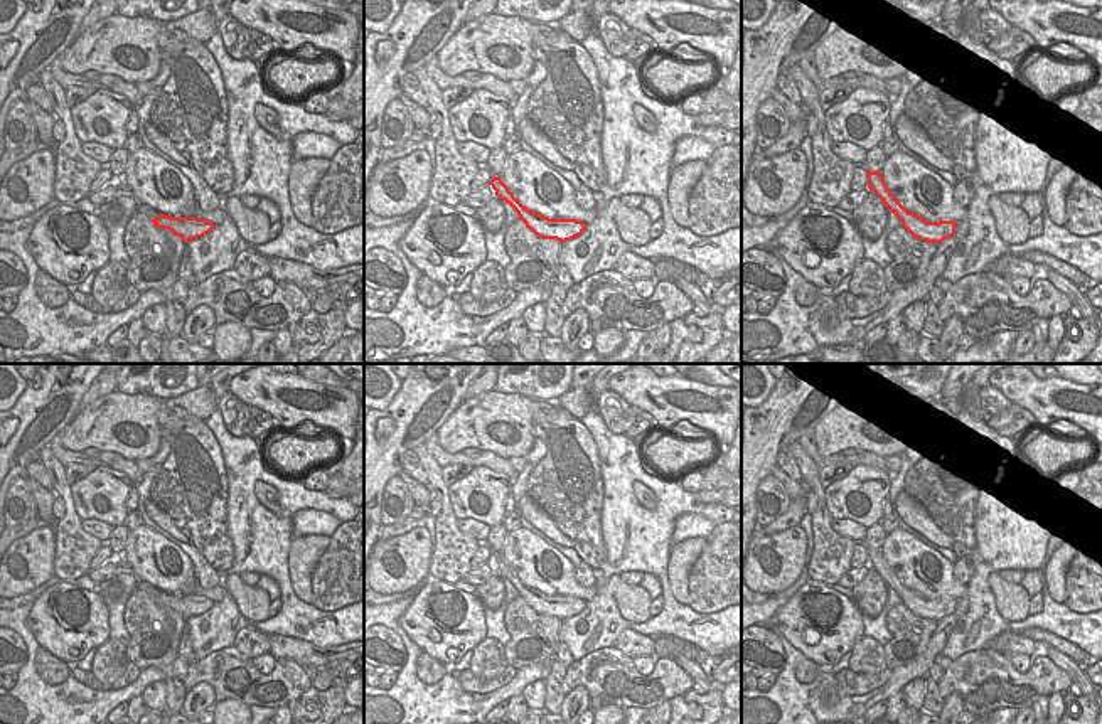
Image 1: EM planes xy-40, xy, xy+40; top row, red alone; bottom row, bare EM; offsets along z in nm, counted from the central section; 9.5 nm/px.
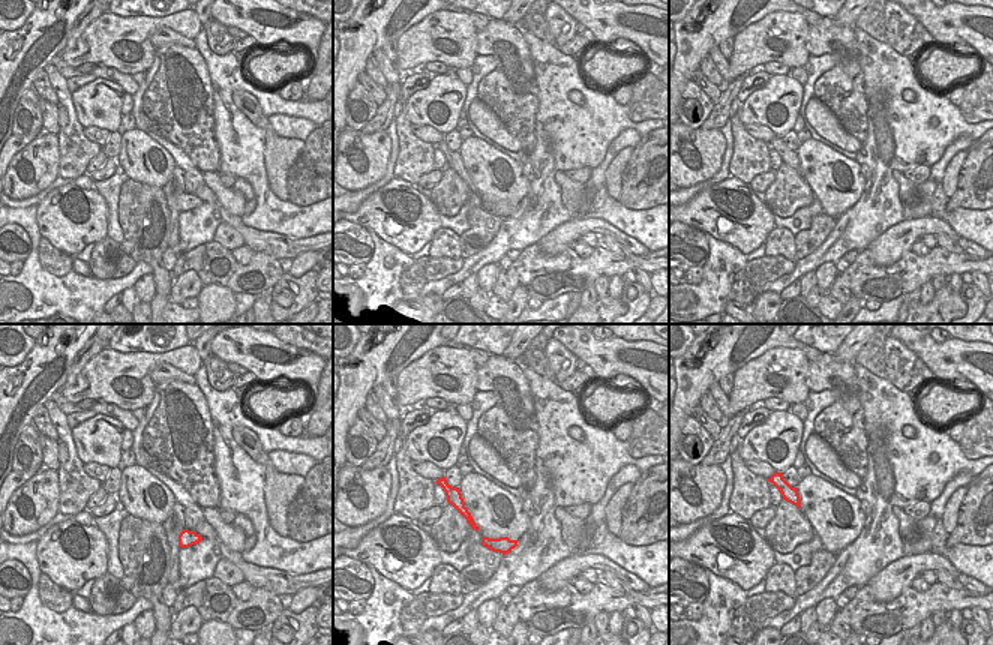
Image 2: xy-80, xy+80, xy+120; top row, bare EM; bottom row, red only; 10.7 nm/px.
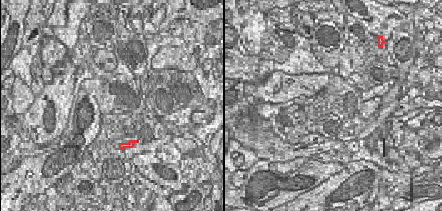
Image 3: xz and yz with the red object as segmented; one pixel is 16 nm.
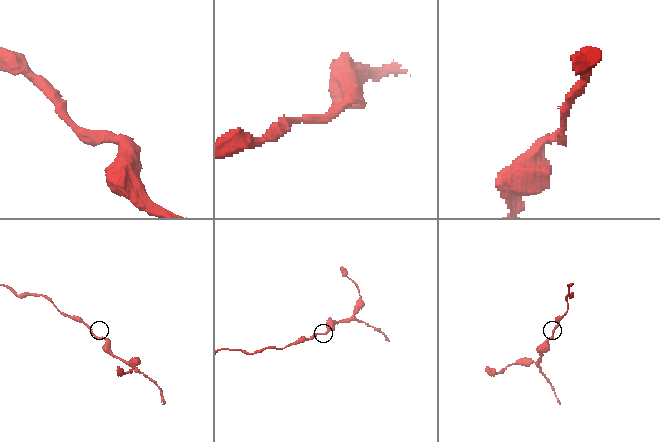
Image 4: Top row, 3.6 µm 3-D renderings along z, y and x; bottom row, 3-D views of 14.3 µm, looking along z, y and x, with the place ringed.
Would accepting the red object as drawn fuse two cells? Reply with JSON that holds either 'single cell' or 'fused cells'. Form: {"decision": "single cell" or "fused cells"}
{"decision": "single cell"}

